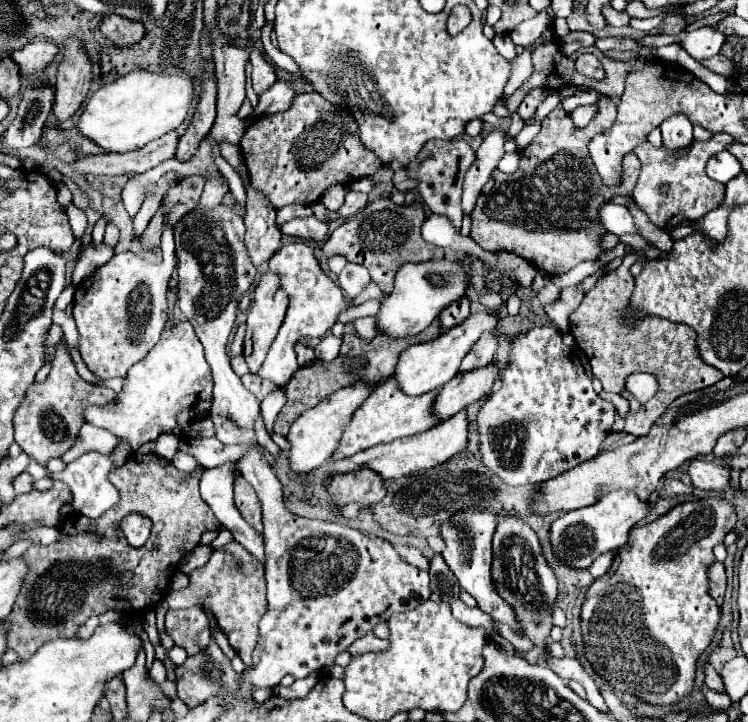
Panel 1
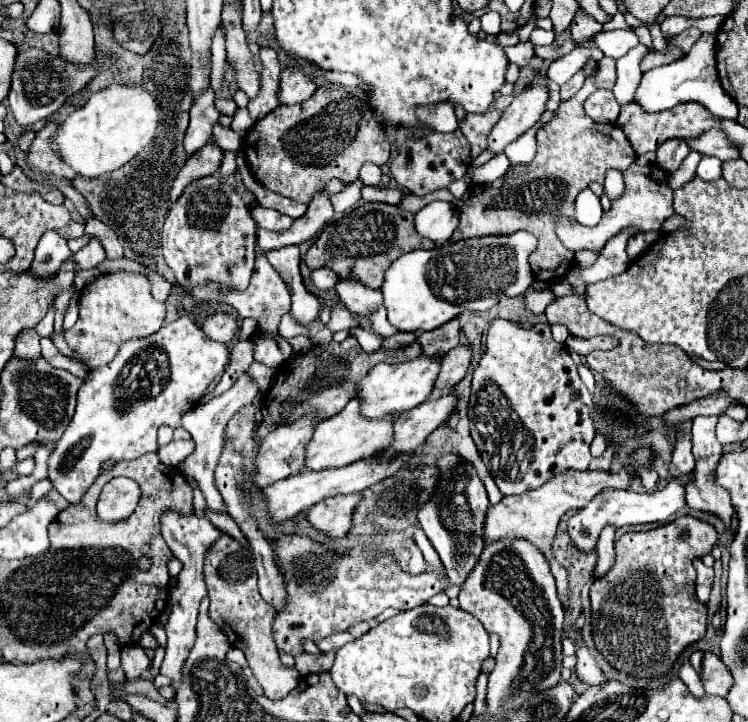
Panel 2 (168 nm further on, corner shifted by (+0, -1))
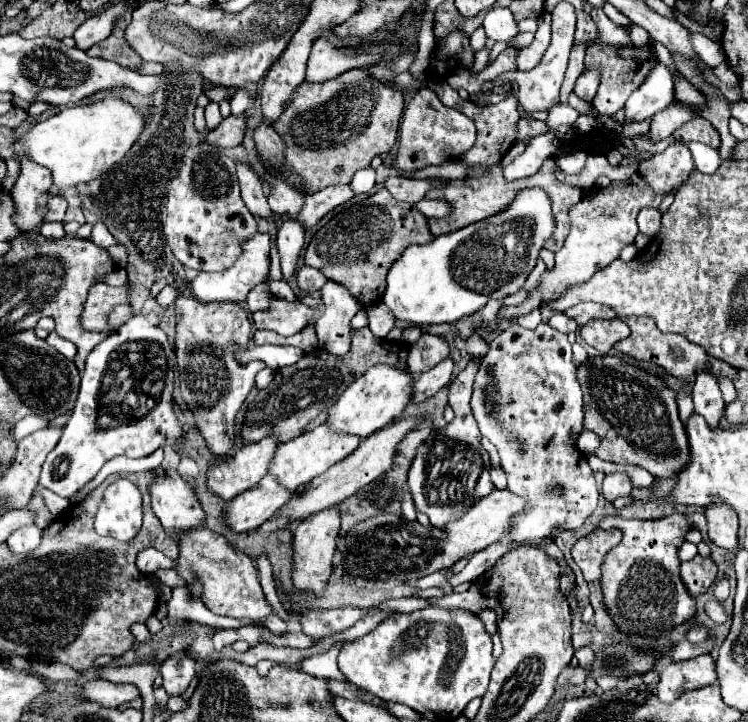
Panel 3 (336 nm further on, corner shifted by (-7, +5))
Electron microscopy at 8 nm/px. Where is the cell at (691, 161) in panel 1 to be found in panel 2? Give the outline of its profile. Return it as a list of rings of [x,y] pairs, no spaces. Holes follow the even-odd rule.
[[[632,164],[628,166],[624,172],[624,192],[620,198],[612,200],[612,206],[608,212],[604,212],[602,220],[596,226],[586,226],[586,228],[576,228],[576,222],[566,218],[566,216],[558,216],[556,222],[556,236],[560,238],[560,242],[572,250],[574,254],[580,250],[594,250],[600,252],[606,242],[616,236],[618,232],[622,232],[624,228],[634,228],[638,232],[652,232],[652,230],[660,230],[662,222],[674,214],[672,208],[672,190],[668,188],[668,176],[664,170],[660,170],[658,166],[638,166]]]

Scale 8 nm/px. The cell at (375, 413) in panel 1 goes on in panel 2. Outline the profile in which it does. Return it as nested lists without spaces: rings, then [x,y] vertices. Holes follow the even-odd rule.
[[[350,400],[336,416],[320,422],[306,444],[304,470],[320,472],[328,468],[342,468],[356,460],[372,456],[376,450],[388,446],[392,442],[392,424],[398,416],[384,416],[380,420],[366,420],[360,416],[360,402]]]

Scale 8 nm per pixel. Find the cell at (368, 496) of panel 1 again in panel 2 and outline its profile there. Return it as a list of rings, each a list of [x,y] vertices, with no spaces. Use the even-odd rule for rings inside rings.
[[[360,494],[326,498],[324,502],[318,502],[306,512],[306,520],[328,538],[342,538],[350,530],[352,512],[358,502]]]

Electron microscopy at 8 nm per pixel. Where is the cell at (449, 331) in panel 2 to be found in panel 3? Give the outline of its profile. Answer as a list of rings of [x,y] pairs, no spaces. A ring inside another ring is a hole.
[[[423,334],[419,342],[411,344],[409,348],[409,358],[407,358],[407,368],[413,374],[421,374],[429,368],[433,368],[437,362],[445,360],[449,356],[449,344],[441,336],[431,336]]]

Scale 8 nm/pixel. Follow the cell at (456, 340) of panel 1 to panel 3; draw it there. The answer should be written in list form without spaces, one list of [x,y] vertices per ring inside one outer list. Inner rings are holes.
[[[377,364],[369,368],[363,376],[359,376],[337,400],[337,404],[329,410],[329,426],[335,432],[349,432],[361,438],[373,434],[377,428],[391,424],[413,398],[413,384],[415,378],[411,372],[391,366],[391,364]]]

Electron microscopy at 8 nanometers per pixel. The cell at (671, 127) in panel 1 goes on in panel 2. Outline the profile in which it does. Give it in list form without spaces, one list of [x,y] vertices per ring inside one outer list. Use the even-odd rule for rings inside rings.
[[[680,138],[668,140],[656,150],[656,166],[662,168],[666,174],[672,174],[674,170],[678,170],[678,166],[688,156],[688,152],[690,152],[690,148],[684,140],[680,140]]]

